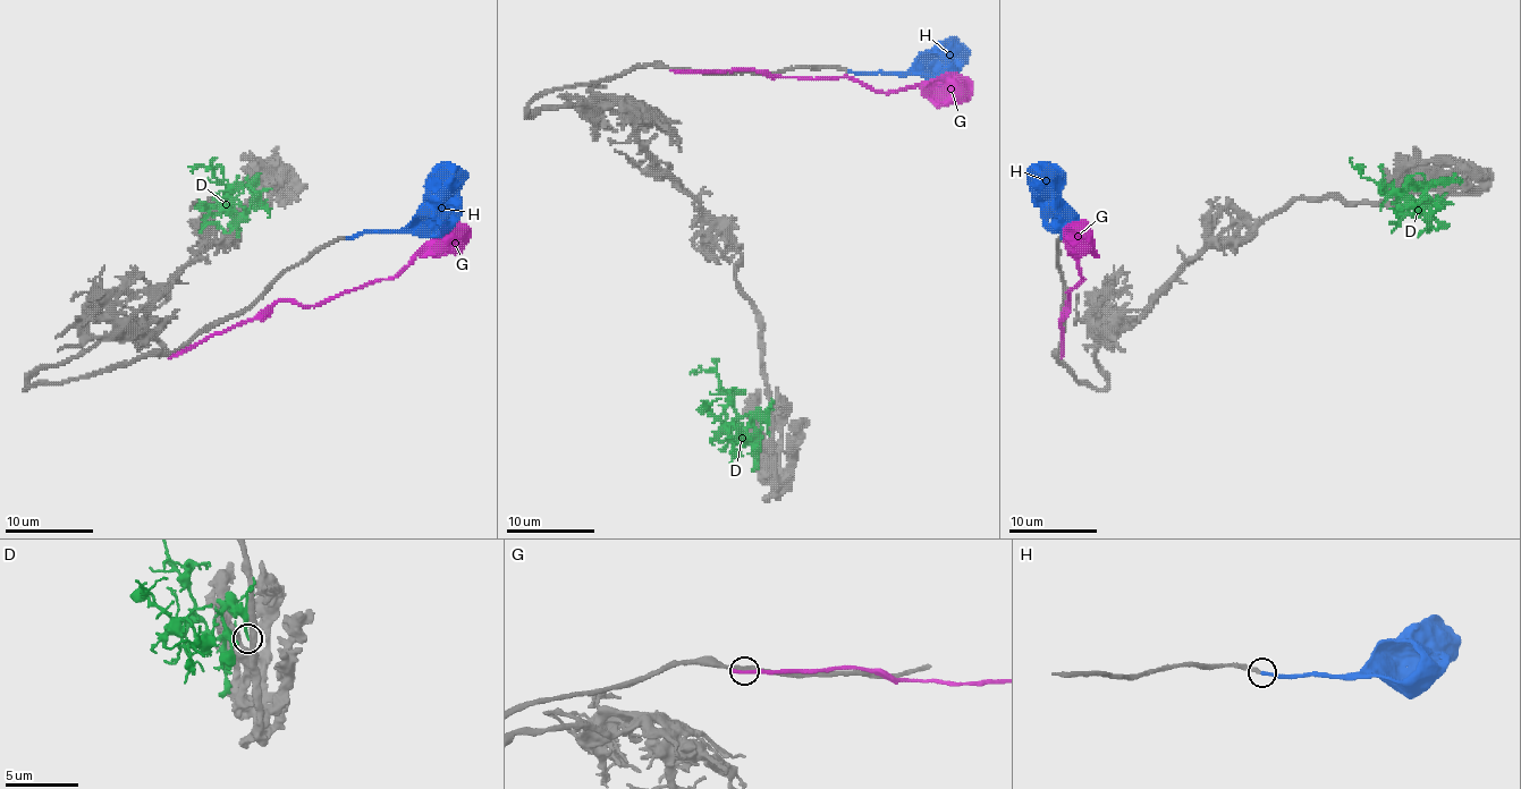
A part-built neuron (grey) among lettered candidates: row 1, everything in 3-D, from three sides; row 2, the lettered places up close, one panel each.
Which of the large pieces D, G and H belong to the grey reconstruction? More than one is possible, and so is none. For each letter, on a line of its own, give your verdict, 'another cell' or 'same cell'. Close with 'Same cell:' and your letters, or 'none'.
D: another cell
G: another cell
H: same cell
Same cell: H

